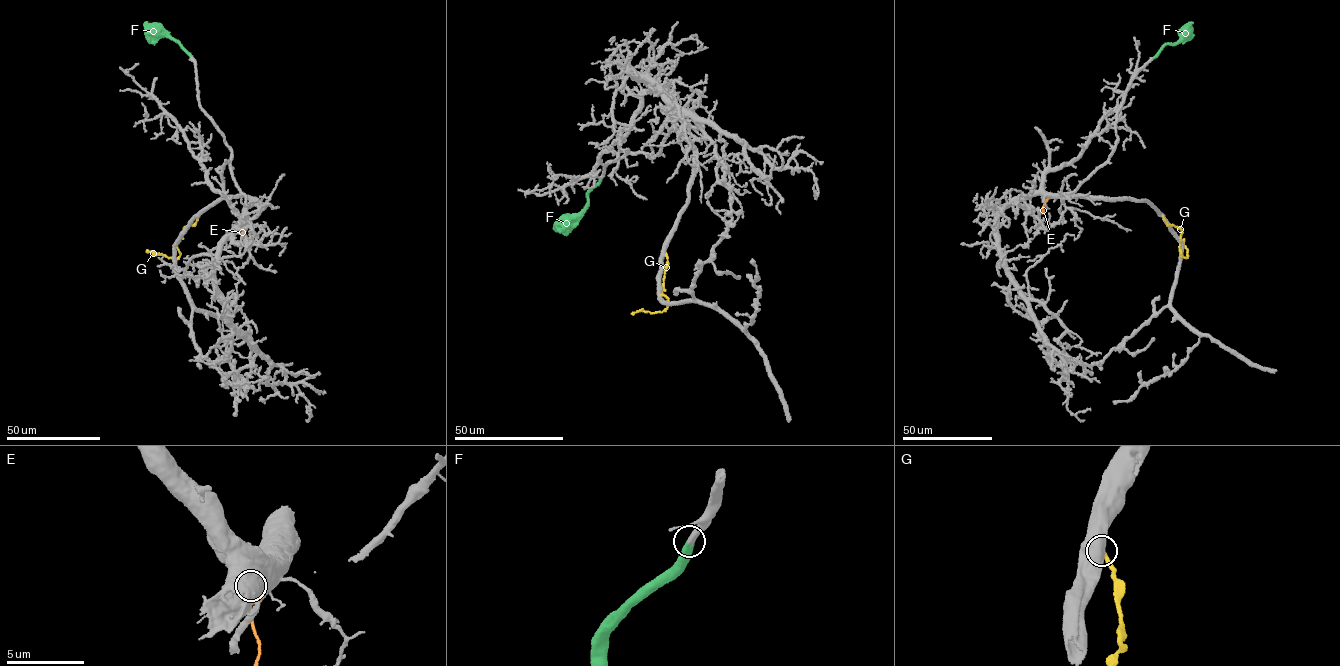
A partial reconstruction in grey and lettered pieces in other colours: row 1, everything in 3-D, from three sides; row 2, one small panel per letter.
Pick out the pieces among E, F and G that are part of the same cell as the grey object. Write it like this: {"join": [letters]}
{"join": ["F"]}

